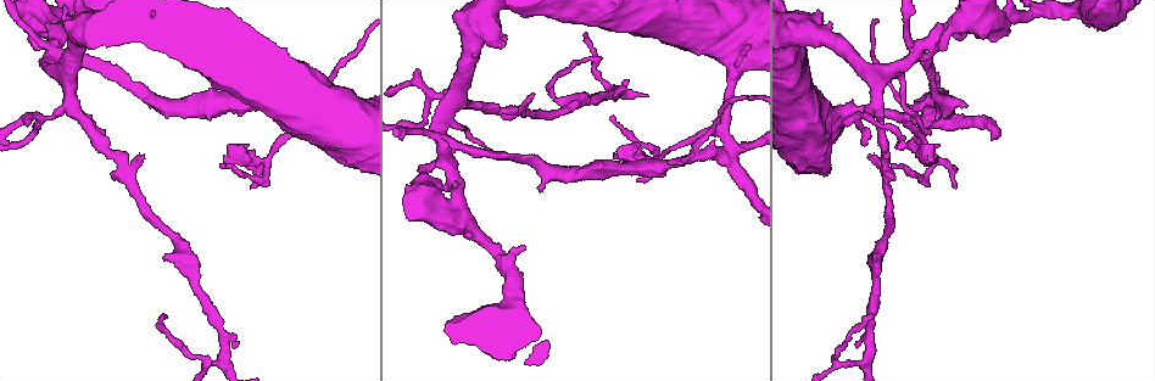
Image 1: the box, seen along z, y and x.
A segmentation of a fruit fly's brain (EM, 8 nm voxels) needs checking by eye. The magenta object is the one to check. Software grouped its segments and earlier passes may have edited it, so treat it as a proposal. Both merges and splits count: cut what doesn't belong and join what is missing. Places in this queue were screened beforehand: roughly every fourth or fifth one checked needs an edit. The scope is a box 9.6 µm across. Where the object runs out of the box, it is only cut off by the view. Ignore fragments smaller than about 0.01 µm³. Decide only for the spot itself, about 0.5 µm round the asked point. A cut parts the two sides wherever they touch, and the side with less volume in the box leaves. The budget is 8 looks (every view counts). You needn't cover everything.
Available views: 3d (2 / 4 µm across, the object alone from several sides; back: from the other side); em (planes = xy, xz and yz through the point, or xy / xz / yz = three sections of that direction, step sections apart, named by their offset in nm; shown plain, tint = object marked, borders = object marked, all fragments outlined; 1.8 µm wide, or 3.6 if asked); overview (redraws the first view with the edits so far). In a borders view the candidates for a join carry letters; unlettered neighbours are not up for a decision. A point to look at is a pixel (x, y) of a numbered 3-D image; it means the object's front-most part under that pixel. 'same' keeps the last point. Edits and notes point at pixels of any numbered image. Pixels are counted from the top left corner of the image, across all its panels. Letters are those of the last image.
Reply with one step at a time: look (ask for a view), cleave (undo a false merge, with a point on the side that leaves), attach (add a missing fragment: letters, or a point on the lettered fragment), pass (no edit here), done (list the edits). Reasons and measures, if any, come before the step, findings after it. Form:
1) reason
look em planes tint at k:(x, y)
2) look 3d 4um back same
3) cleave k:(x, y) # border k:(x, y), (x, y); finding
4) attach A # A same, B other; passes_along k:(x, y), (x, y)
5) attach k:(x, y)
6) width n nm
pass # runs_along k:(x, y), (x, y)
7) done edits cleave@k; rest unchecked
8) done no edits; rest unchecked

thick turns thin
look em planes borders at 1:(934, 95)

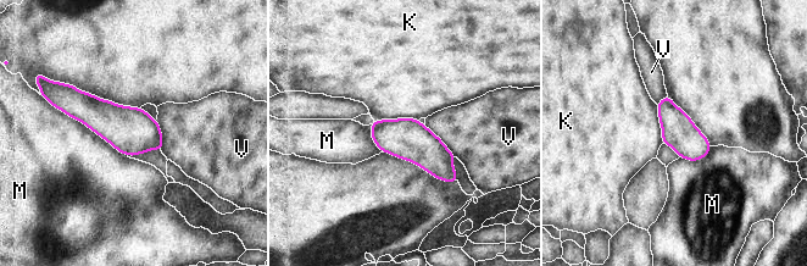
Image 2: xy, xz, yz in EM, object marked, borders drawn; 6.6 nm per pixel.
width 220 nm
pass # K other, M other, V other; border 2:(418, 118), (373, 120); continuous, no second neuron

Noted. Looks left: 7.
abrupt turn
look em xz step 4 tint at 1:(458, 205)

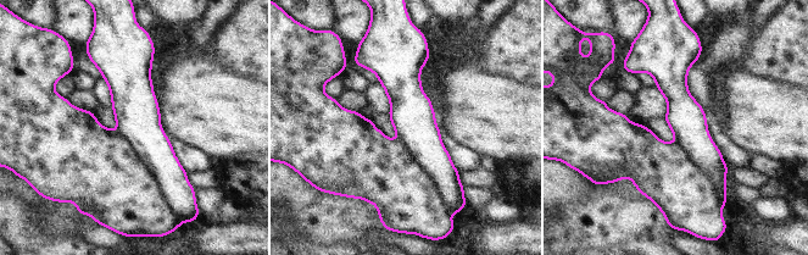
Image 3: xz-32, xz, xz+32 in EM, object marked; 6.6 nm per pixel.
what lies round it
look em xz step 4 borders same

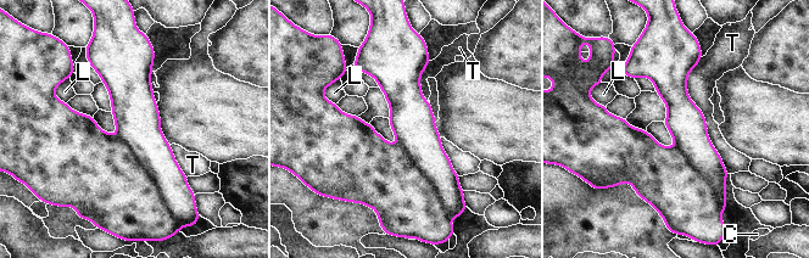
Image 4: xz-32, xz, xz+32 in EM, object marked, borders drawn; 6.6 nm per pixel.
width 260 nm
cleave 4:(116, 194) # C other, L other, T other; border 4:(118, 138), (156, 184), (167, 209); two neurons meet here

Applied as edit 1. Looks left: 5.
two arms in line, one across
look em planes borders at 1:(871, 120)

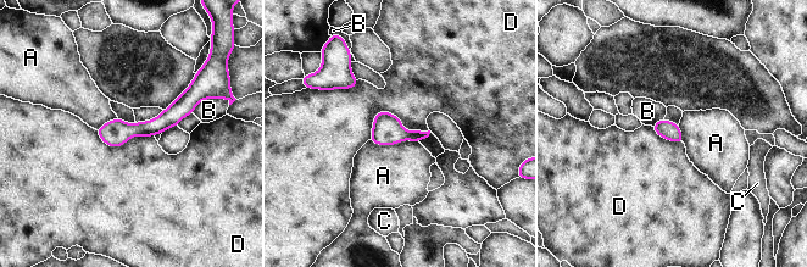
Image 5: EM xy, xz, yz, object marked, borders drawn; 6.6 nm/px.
pass # A other, B other, C other, D other; border 5:(428, 131), (378, 111), (369, 139); continuous, no second neuron

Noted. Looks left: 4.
done edits cleave@4; rest unchecked

